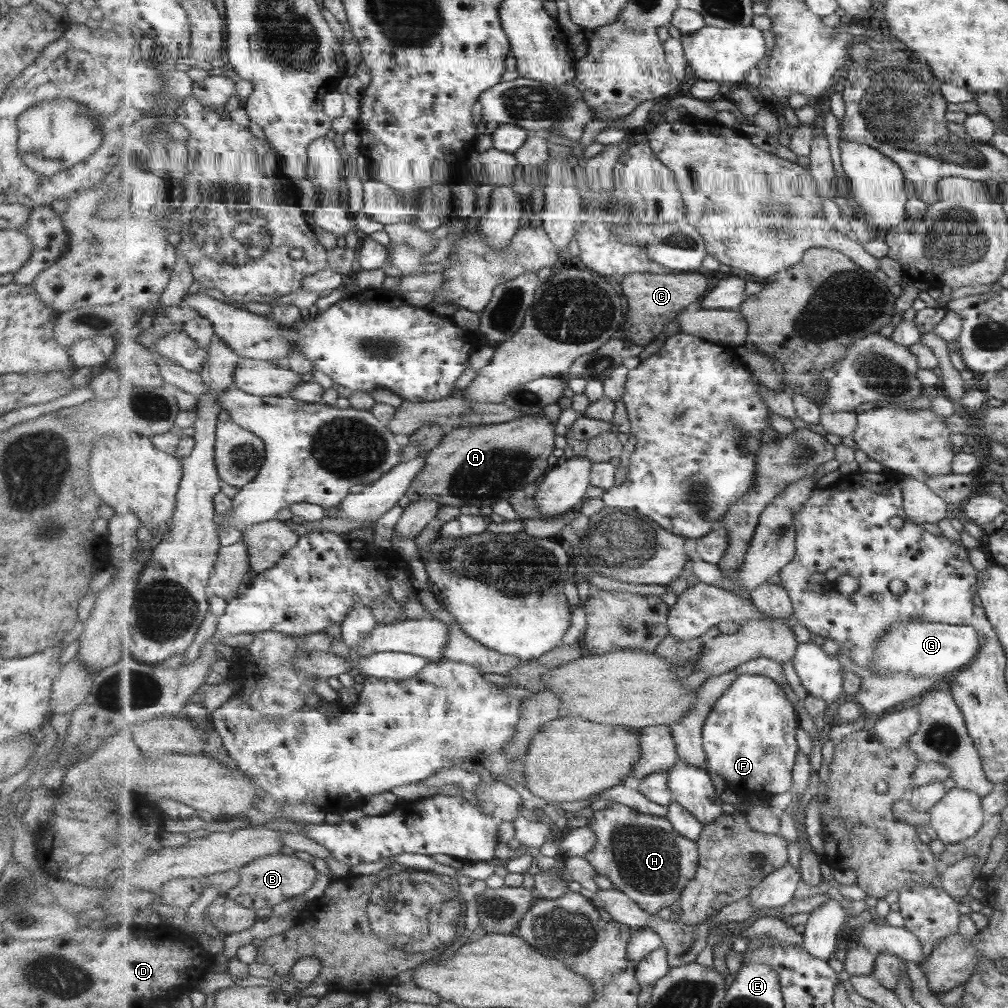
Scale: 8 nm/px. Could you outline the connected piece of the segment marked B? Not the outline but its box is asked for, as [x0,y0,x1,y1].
[228,853,318,910]

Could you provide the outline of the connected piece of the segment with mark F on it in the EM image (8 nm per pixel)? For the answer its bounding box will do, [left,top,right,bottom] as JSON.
[703,674,800,798]

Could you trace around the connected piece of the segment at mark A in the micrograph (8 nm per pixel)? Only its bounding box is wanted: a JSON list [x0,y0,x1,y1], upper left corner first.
[405,415,555,508]

